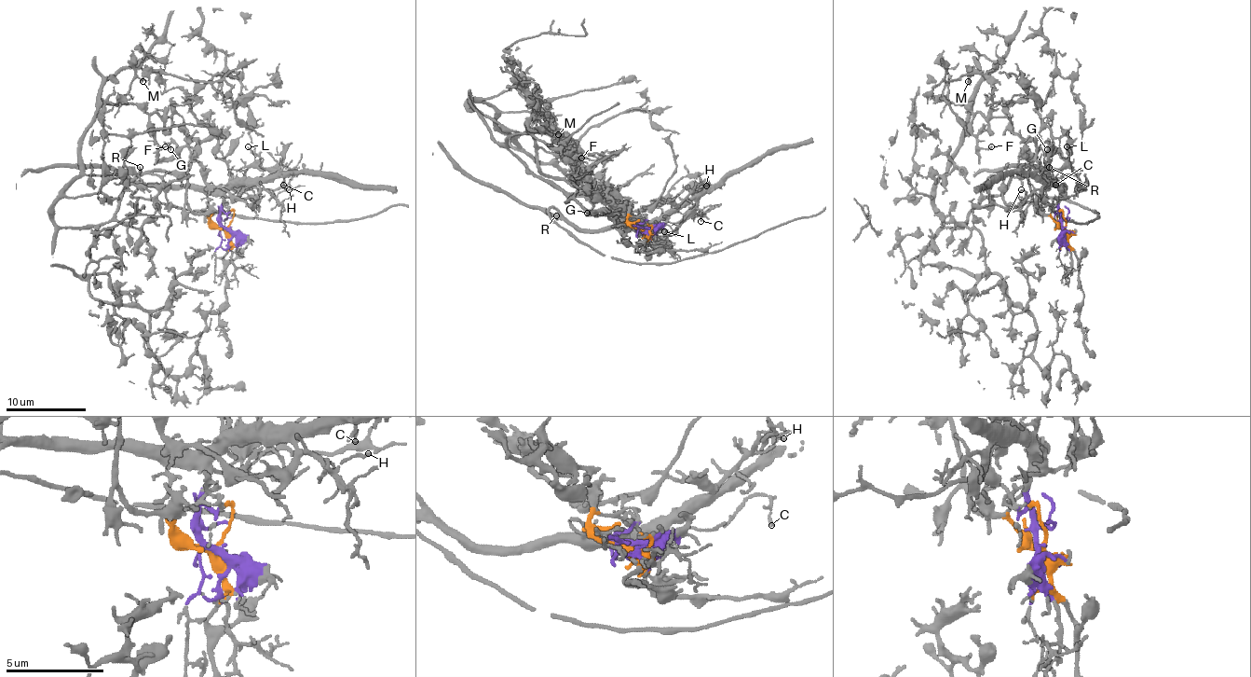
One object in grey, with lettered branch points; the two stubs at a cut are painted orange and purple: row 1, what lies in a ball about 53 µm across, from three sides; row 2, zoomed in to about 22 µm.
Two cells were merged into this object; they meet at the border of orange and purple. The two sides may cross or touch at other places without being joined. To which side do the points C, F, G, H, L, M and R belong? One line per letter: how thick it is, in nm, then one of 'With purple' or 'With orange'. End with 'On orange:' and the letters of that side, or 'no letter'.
C: Thickness 130 nm. With purple
F: Thickness 160 nm. With orange
G: Thickness 150 nm. With orange
H: Thickness 120 nm. With purple
L: Thickness 120 nm. With purple
M: Thickness 240 nm. With orange
R: Thickness 200 nm. With purple
On orange: F, G, M

